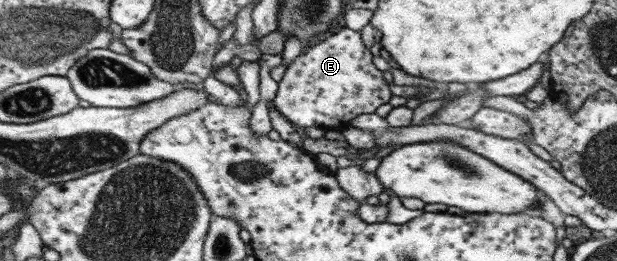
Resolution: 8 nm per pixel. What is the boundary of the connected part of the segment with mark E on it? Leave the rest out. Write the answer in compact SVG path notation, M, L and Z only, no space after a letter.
M344 28L294 59L279 82L273 105L280 115L301 129L314 125L324 129L342 130L351 123L353 117L375 112L392 97L389 85L382 77L383 72L374 66L372 58L372 53L364 45L360 32Z

